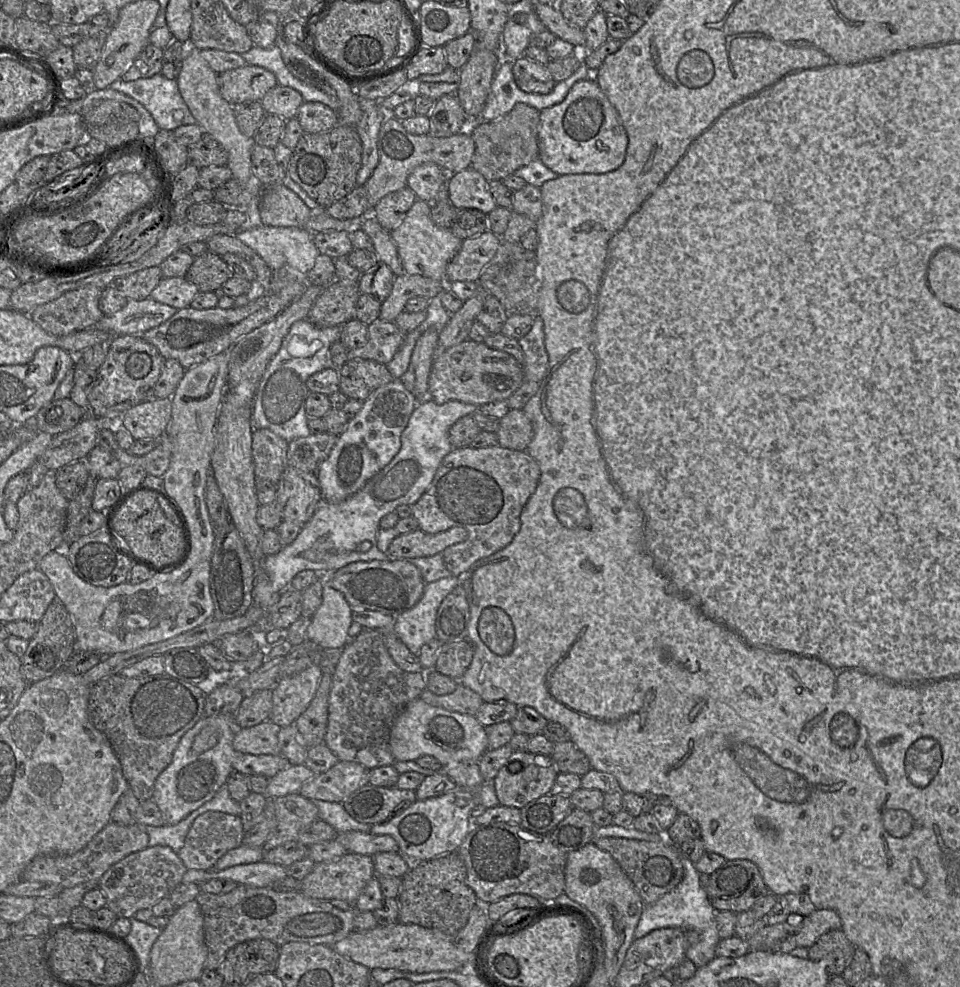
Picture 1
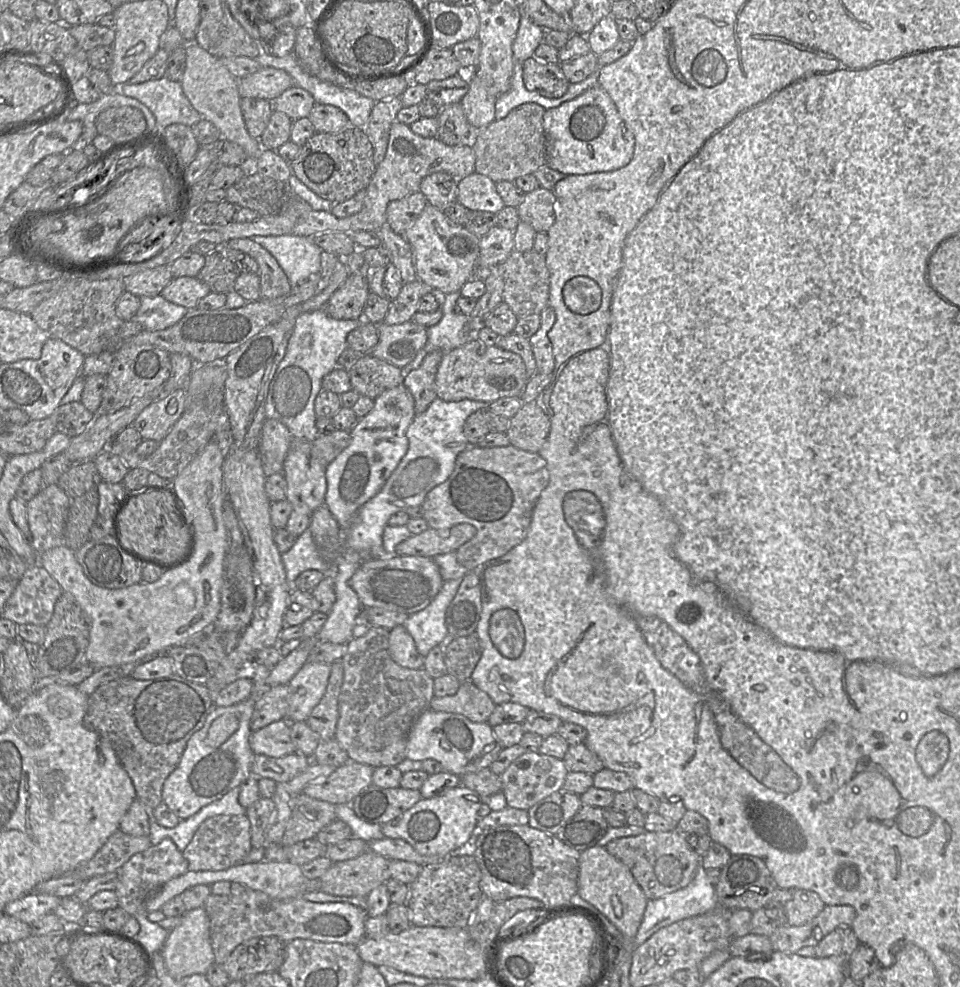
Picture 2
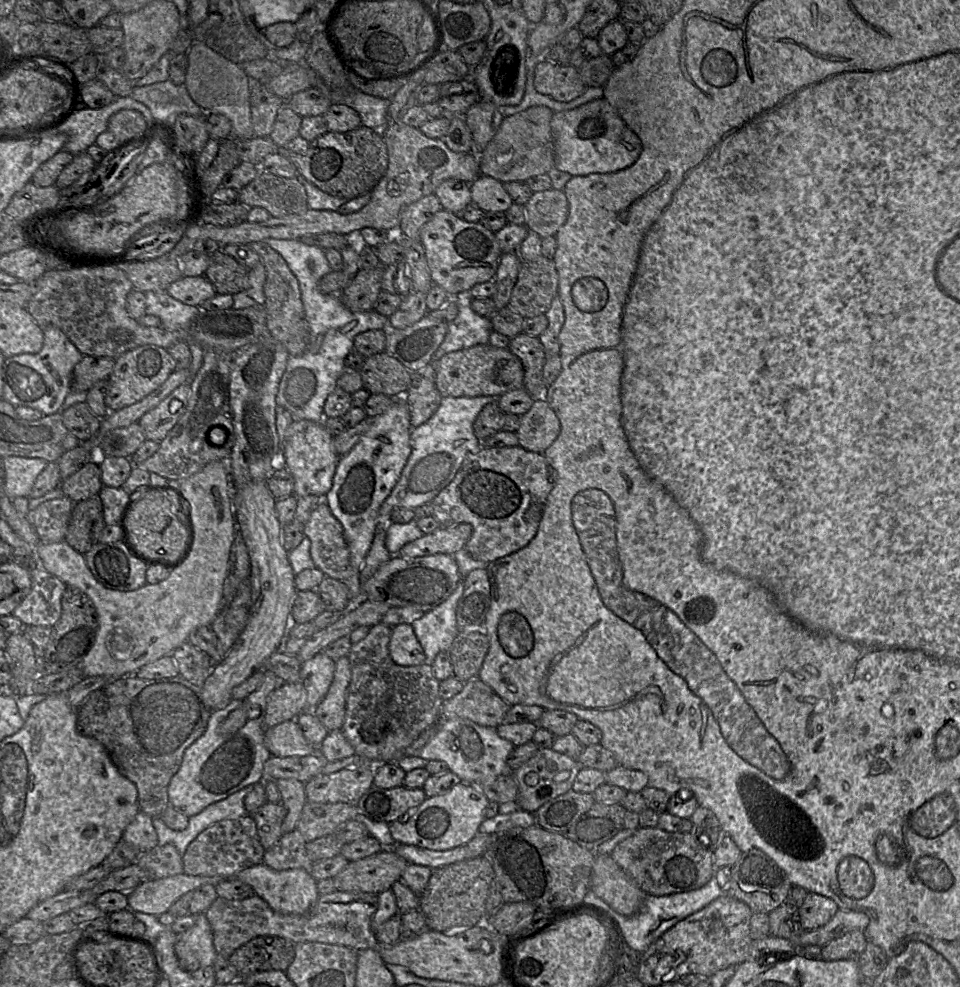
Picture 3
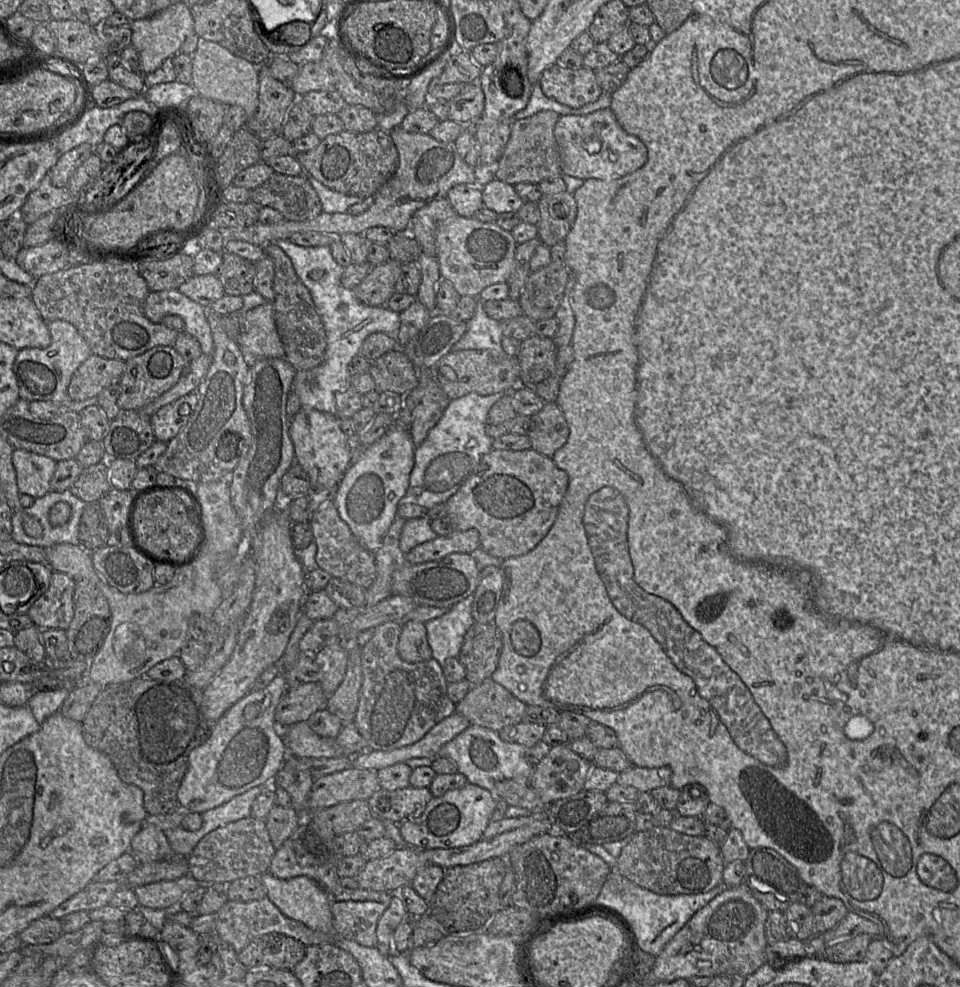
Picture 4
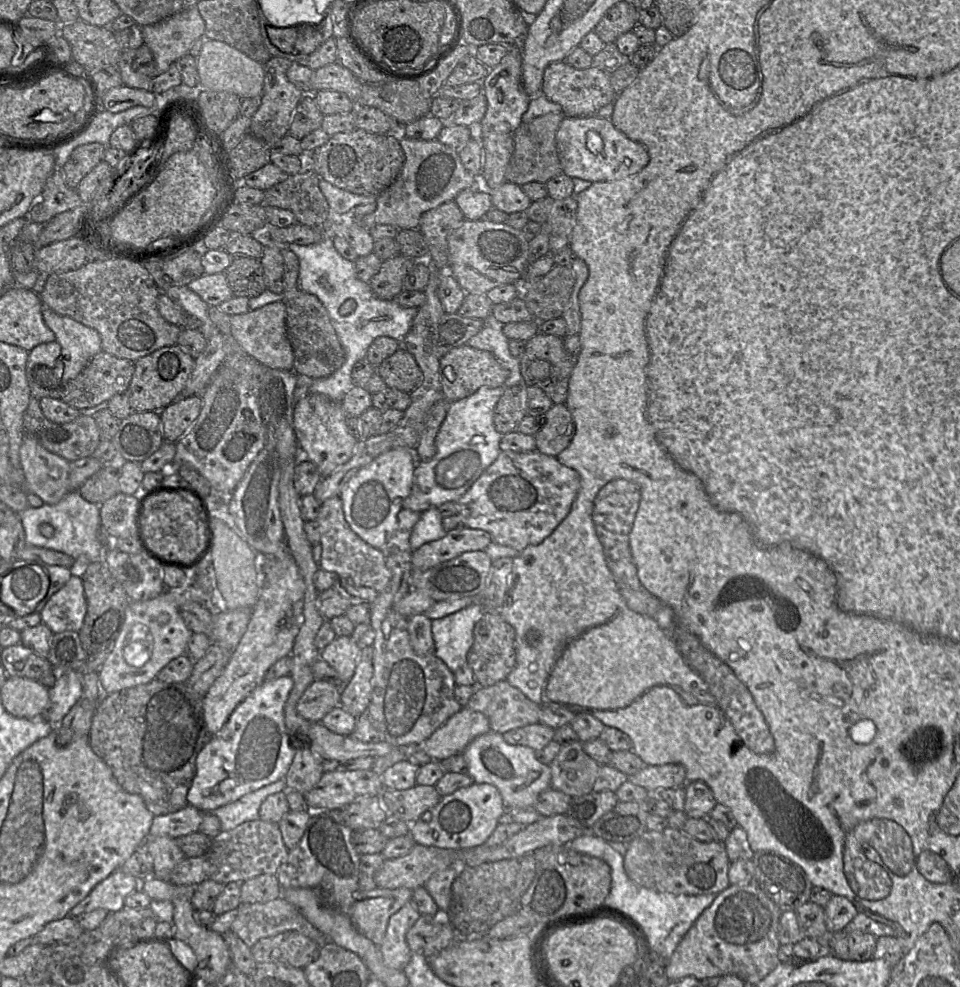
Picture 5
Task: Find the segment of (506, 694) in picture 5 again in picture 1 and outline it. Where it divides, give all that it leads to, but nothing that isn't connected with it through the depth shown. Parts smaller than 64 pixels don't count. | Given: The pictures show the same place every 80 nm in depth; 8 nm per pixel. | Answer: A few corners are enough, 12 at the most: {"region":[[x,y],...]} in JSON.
{"region":[[462,684],[454,692],[420,699],[429,705],[475,716],[484,703]]}

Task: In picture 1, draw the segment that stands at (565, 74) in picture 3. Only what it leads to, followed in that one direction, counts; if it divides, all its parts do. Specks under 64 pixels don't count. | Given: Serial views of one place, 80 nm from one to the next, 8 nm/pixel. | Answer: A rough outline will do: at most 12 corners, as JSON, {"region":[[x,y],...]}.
{"region":[[524,57],[513,62],[517,86],[548,94],[556,85],[547,66]]}

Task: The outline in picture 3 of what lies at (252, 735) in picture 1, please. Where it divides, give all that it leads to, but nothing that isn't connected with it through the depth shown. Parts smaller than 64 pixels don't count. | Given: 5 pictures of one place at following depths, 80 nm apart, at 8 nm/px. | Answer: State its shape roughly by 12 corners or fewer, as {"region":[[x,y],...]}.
{"region":[[296,720],[265,730],[272,756],[317,754]]}

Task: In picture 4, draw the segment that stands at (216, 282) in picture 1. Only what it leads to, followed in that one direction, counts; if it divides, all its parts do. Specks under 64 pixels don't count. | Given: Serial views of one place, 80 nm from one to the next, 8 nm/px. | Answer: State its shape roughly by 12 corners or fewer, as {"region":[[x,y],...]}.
{"region":[[222,252],[215,274],[225,295],[254,292],[255,263]]}

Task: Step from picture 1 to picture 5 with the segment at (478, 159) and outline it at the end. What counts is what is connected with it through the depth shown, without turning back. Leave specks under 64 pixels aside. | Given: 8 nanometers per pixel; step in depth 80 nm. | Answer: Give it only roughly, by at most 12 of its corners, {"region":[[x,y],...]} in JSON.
{"region":[[548,113],[514,131],[506,181],[546,183],[563,173]]}

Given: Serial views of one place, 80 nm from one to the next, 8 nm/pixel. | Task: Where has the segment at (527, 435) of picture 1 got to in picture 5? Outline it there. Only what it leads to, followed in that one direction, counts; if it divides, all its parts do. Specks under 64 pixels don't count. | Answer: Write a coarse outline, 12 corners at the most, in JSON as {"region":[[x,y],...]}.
{"region":[[565,404],[553,405],[534,435],[536,451],[556,458],[575,435]]}

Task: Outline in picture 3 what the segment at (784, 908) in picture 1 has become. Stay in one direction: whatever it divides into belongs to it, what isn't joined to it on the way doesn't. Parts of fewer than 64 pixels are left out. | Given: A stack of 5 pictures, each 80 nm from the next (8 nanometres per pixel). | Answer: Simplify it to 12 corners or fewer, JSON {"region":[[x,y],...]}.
{"region":[[809,892],[798,909],[805,931],[825,925],[839,907]]}

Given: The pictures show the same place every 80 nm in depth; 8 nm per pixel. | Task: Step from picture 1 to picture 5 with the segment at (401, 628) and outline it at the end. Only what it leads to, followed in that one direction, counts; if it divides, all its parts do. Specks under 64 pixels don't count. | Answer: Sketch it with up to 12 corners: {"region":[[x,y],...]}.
{"region":[[475,603],[432,620],[434,654],[450,670],[467,664]]}

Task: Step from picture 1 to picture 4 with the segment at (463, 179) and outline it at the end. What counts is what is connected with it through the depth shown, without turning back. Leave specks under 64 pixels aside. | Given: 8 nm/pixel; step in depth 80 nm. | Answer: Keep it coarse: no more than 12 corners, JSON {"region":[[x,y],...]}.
{"region":[[497,179],[482,190],[484,207],[500,214],[524,204],[514,186]]}

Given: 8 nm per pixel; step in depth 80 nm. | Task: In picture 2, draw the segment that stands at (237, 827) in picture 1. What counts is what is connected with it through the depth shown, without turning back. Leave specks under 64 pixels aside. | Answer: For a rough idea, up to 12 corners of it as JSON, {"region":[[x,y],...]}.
{"region":[[246,815],[200,824],[182,855],[190,871],[243,863]]}

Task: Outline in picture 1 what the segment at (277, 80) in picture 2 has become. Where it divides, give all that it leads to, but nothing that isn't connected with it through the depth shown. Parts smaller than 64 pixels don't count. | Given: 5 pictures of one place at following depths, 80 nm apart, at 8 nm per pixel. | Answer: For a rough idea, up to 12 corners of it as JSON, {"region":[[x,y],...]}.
{"region":[[253,65],[218,74],[221,96],[231,105],[260,101],[278,85]]}

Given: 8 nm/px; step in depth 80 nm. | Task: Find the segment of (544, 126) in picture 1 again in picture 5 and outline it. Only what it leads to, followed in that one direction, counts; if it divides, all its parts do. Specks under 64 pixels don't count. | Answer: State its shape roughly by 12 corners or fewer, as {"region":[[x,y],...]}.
{"region":[[565,117],[563,172],[625,179],[650,160],[609,118]]}

